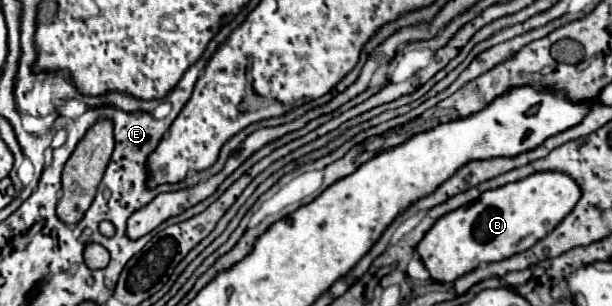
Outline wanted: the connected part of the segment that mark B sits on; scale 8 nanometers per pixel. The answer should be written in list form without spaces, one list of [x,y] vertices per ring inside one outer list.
[[[534,173],[522,181],[490,189],[472,205],[460,207],[436,221],[418,243],[418,255],[430,277],[438,283],[452,283],[480,263],[504,261],[522,253],[552,233],[580,199],[580,187],[564,173]]]

